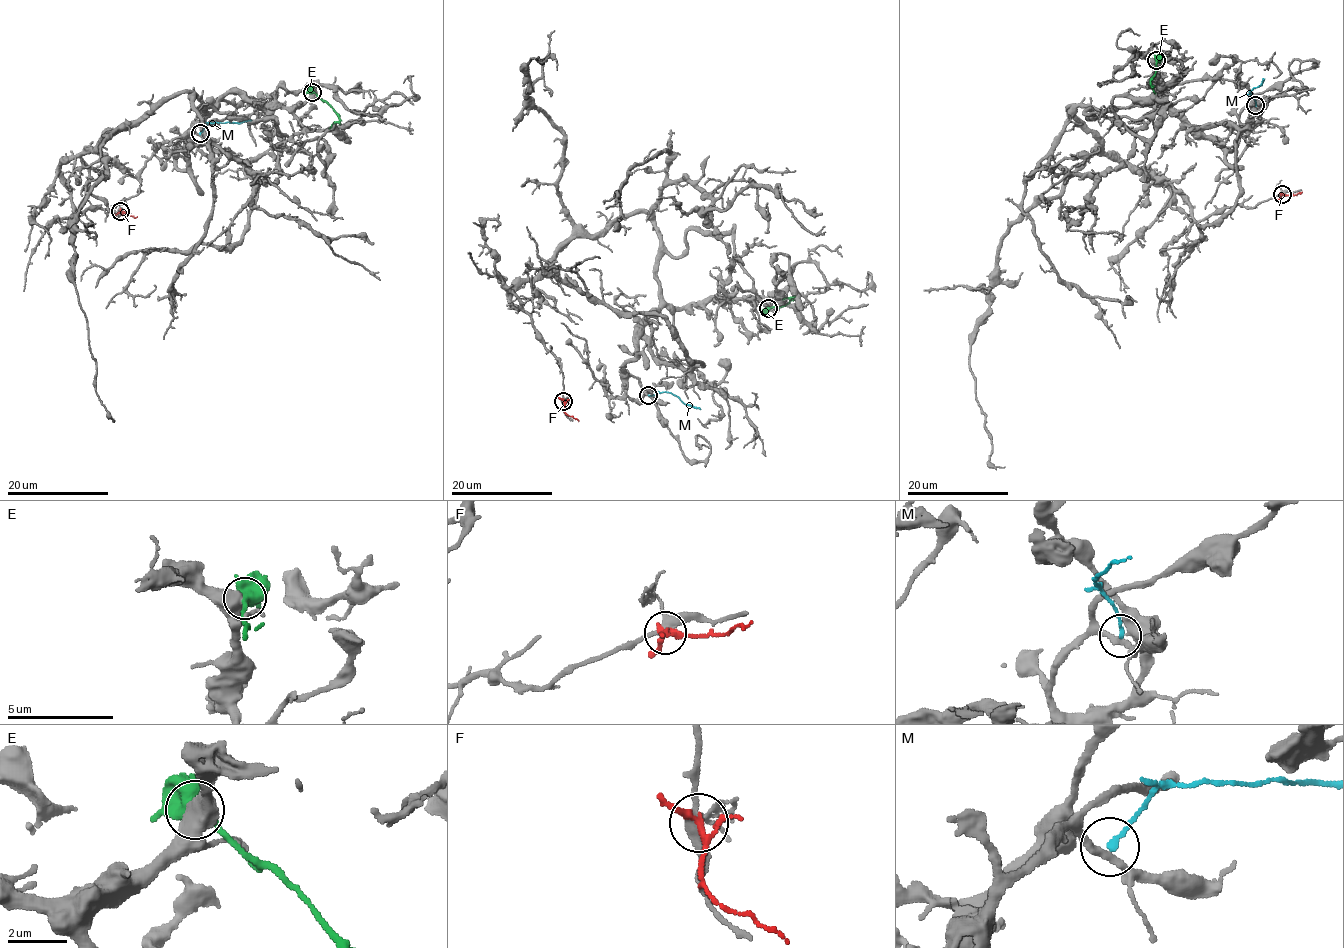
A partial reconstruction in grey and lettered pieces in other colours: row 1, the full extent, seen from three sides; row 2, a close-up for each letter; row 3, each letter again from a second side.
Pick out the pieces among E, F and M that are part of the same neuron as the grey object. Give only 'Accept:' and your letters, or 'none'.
Accept: none

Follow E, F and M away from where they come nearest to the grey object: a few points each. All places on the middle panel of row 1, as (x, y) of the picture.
E: (768, 308), (785, 305), (793, 297), (782, 299)
F: (564, 400), (564, 411), (579, 421)
M: (649, 394), (668, 391), (685, 404), (700, 409)

